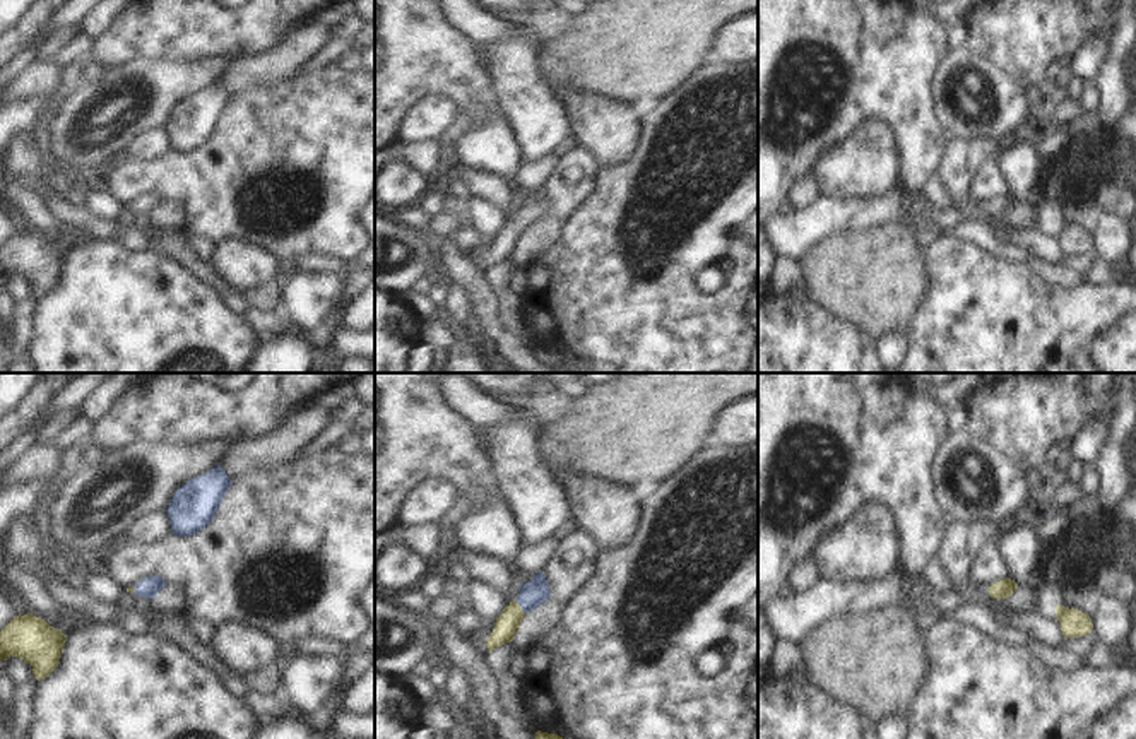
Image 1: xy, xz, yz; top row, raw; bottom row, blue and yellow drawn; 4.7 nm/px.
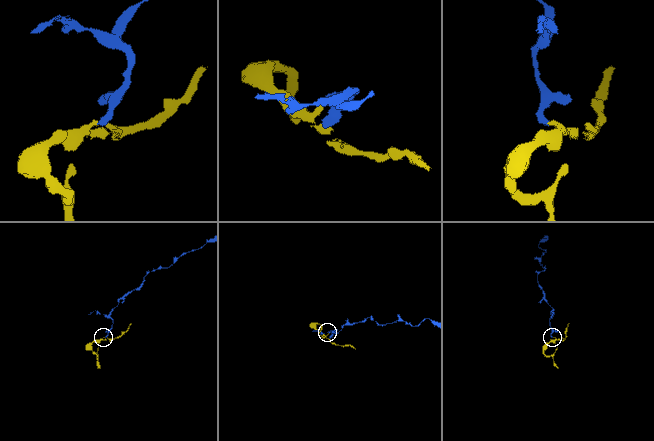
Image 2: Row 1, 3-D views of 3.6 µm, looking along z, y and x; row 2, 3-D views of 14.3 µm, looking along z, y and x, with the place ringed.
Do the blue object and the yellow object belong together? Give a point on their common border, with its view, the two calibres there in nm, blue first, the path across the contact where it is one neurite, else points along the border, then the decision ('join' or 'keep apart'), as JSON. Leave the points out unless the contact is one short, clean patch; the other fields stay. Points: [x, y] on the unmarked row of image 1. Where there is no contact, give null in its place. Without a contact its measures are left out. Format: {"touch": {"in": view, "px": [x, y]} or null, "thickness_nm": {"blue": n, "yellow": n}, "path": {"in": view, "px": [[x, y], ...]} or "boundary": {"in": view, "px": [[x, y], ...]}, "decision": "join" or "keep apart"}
{"touch": {"in": "xz", "px": [520, 223]}, "thickness_nm": {"blue": 120, "yellow": 110}, "path": {"in": "xz", "px": [[536, 209], [520, 223], [508, 240]]}, "decision": "join"}

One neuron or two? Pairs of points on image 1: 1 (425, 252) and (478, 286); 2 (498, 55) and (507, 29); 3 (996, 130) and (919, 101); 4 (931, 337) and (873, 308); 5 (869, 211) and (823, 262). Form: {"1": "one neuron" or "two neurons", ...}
{"1": "two neurons", "2": "two neurons", "3": "two neurons", "4": "two neurons", "5": "two neurons"}

